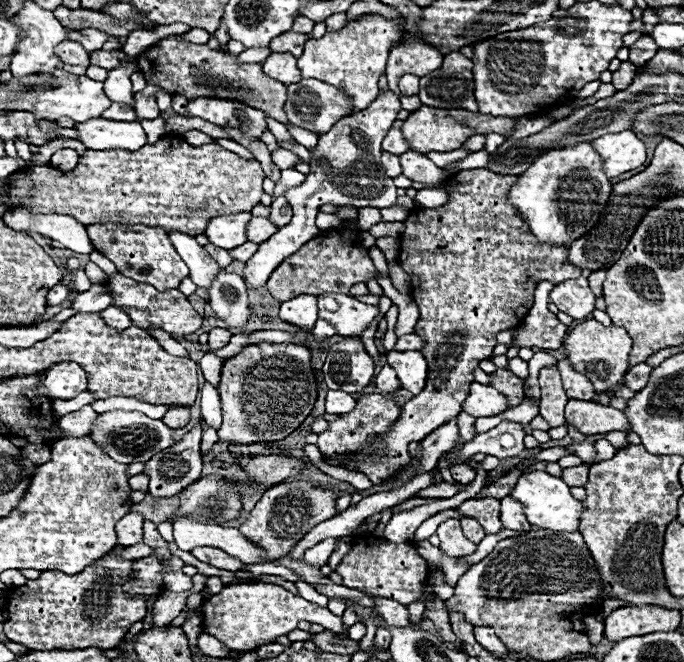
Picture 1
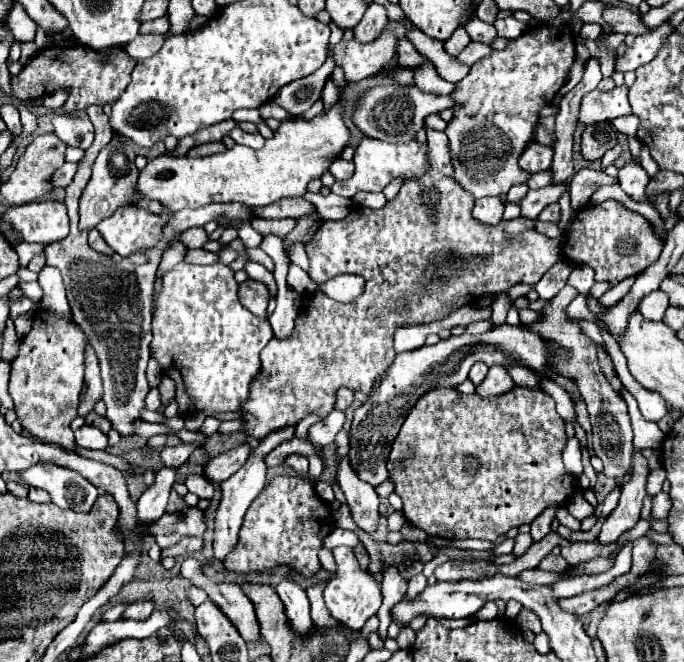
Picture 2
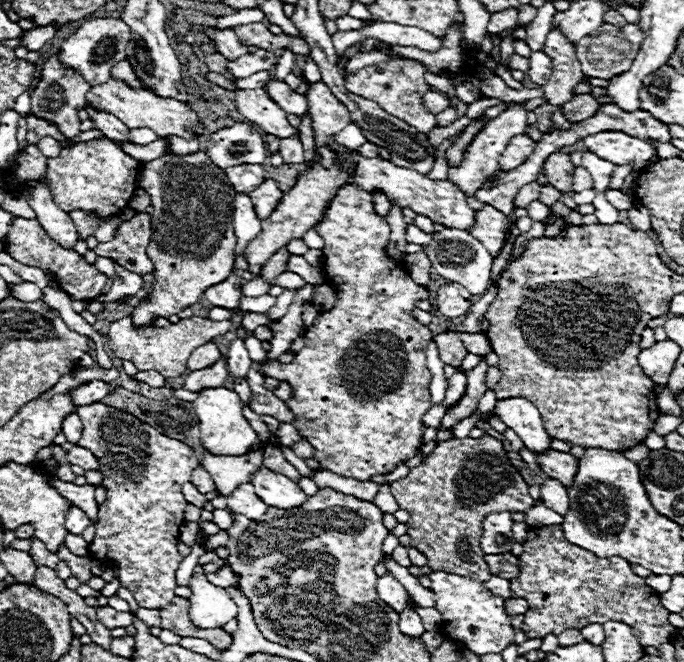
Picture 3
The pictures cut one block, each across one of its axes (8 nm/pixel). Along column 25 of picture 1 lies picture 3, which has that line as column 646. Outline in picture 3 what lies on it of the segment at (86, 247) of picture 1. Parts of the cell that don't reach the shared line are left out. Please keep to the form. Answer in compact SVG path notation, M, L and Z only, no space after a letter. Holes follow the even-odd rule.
M634 204L630 210L628 210L628 218L630 218L630 222L632 222L632 226L634 228L638 228L638 230L650 230L652 226L650 226L650 212L644 208L644 206L640 206L640 204Z

